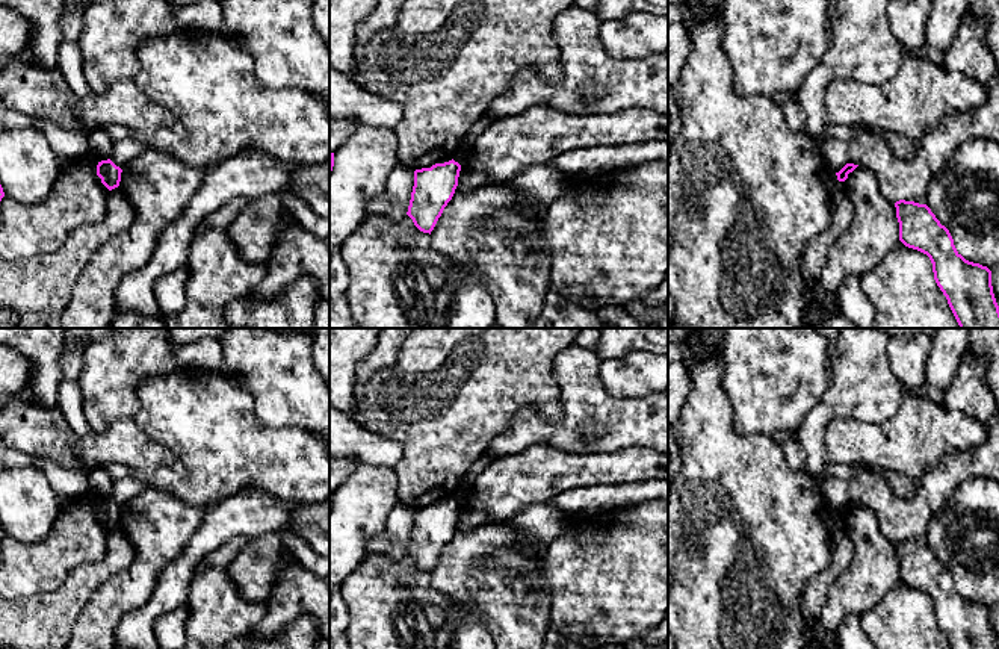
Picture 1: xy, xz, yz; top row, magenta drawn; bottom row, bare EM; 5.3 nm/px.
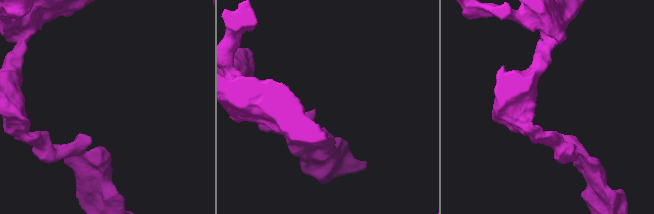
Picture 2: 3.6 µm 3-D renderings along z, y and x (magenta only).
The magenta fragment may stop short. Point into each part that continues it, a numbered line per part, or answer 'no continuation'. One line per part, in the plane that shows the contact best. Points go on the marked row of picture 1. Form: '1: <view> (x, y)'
no continuation

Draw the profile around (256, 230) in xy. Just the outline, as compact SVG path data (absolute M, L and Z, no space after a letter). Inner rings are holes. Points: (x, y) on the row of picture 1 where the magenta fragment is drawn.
M271 192L249 198L225 233L245 262L266 266L278 238L293 218L280 194Z

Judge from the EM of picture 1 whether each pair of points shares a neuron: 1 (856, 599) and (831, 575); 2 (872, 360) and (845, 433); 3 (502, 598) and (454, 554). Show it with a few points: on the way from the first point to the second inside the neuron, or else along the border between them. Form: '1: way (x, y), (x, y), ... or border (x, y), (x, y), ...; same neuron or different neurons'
1: border (853, 546), (853, 560), (830, 586), (821, 610); different neurons
2: border (886, 419), (835, 419), (827, 427), (824, 440); different neurons
3: way (485, 589), (463, 581), (454, 571); same neuron

